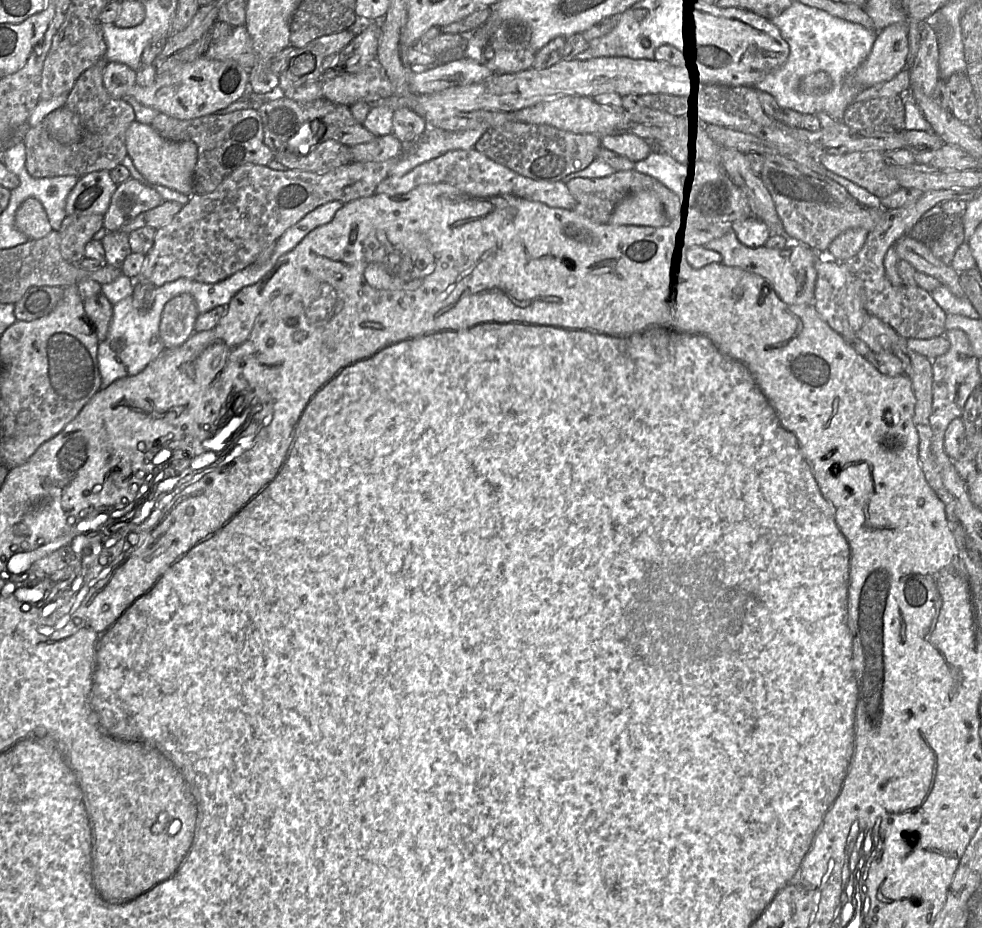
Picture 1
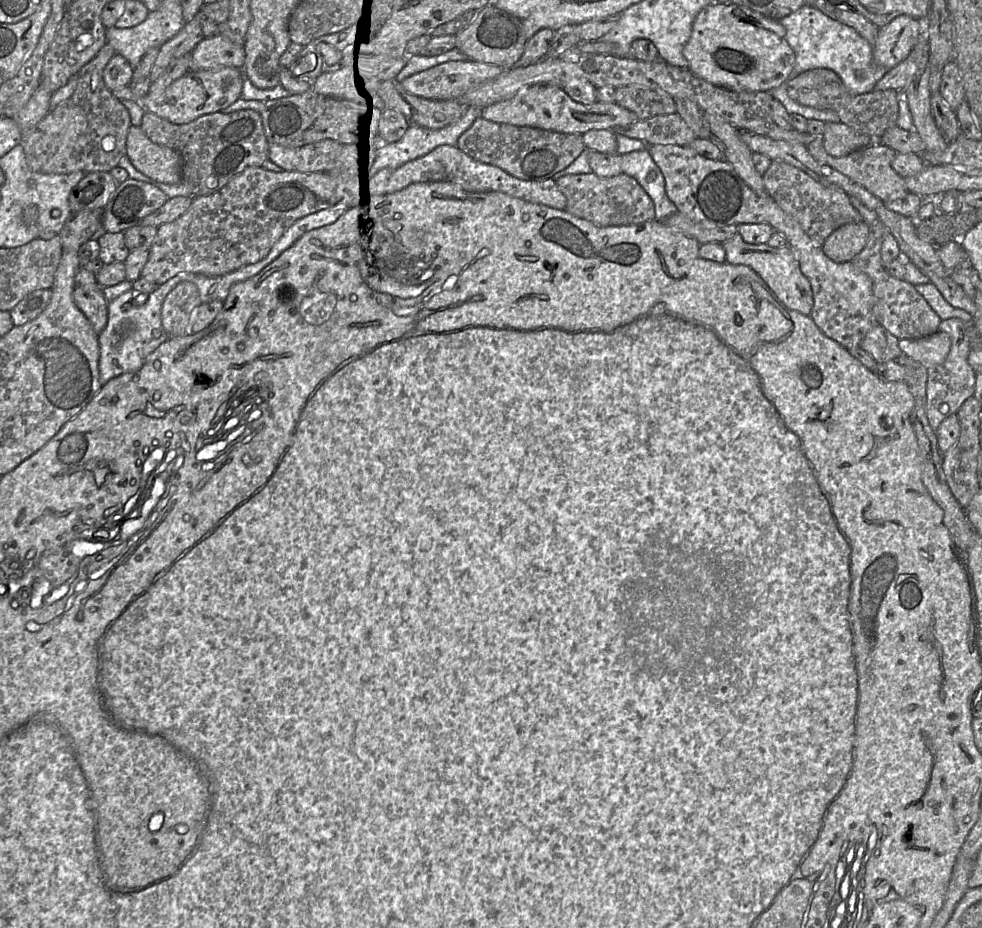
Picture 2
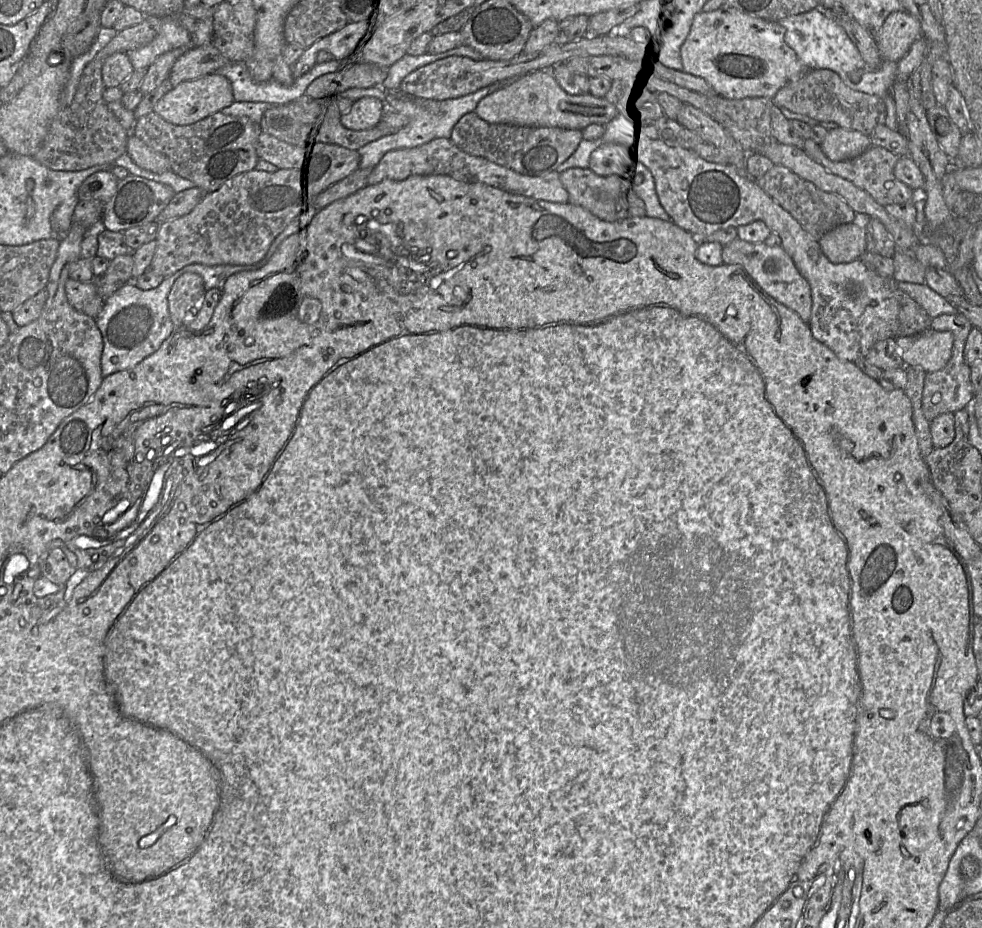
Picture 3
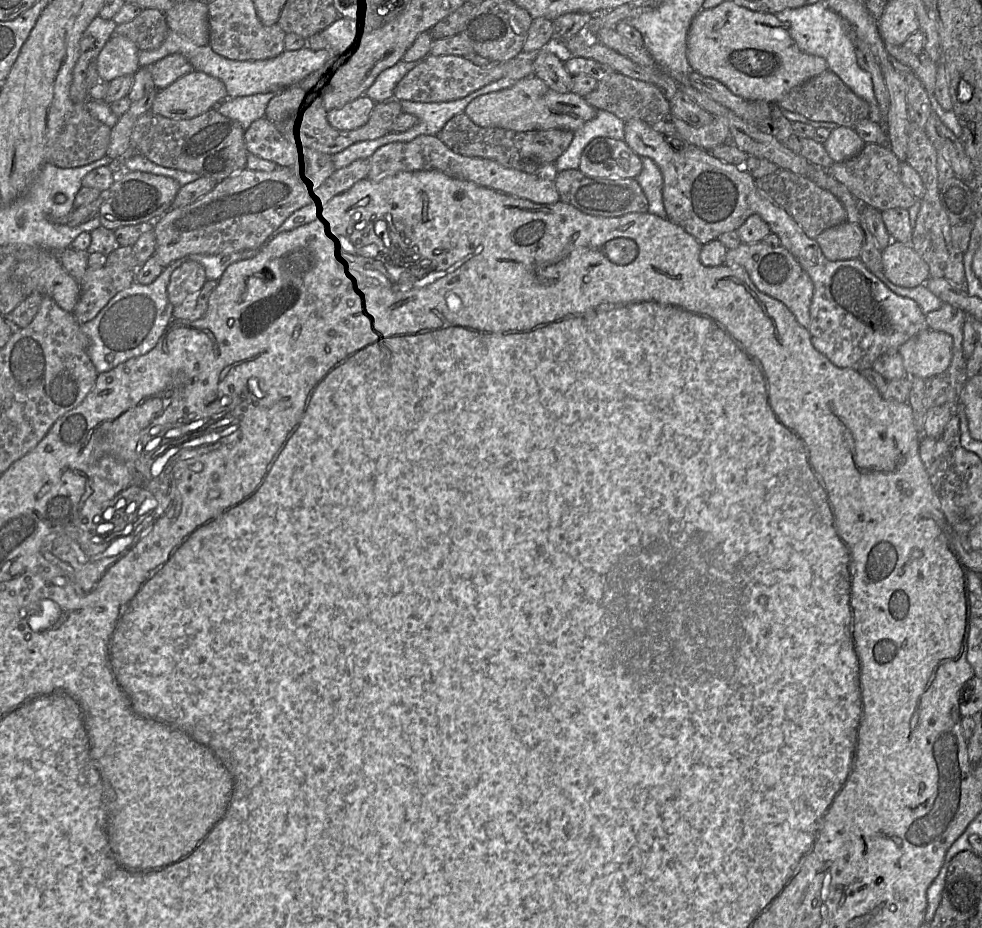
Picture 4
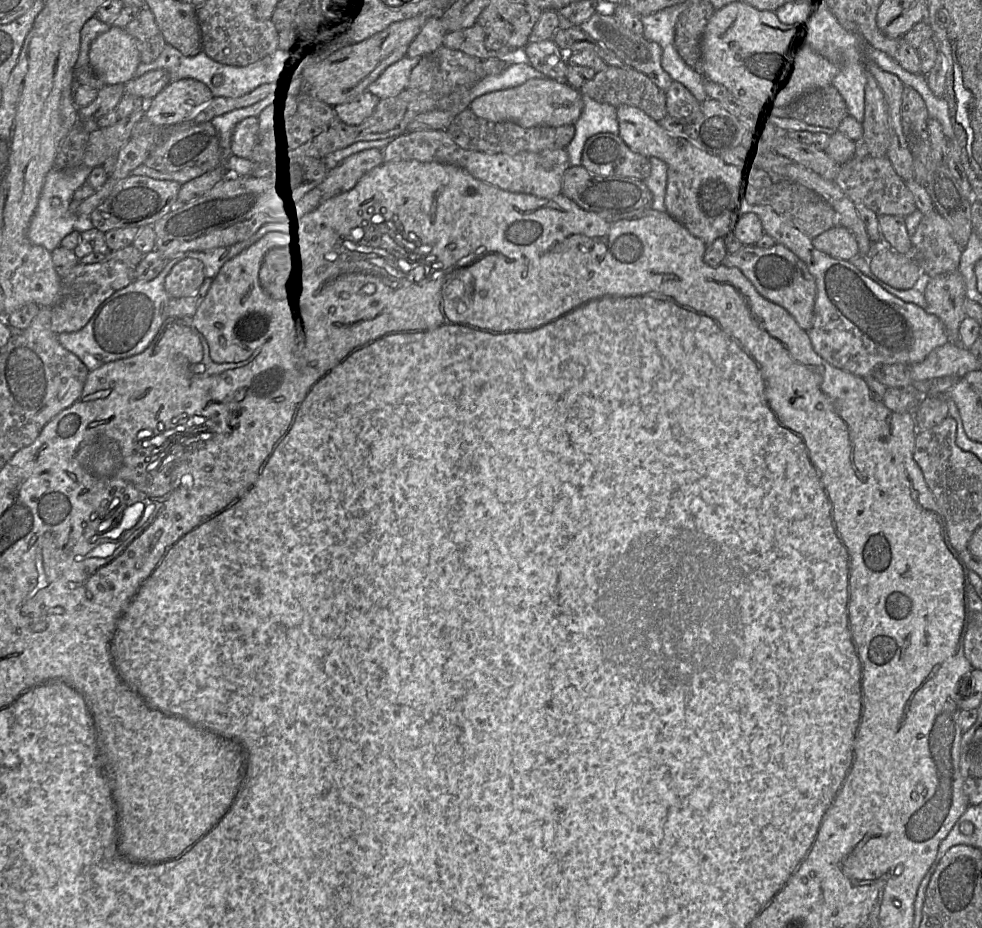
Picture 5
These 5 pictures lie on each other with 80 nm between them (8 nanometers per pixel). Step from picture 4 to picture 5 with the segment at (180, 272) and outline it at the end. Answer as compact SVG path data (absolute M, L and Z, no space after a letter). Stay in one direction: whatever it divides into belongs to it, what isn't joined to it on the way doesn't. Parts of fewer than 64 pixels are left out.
M185 257L179 260L166 276L165 291L172 298L193 296L205 278L203 263L194 257Z

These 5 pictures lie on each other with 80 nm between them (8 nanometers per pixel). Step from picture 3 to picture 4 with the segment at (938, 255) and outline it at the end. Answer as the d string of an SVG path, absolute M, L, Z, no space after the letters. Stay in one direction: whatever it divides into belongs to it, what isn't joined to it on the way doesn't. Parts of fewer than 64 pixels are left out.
M892 241L881 251L883 274L890 282L904 288L925 285L929 267L911 244Z

